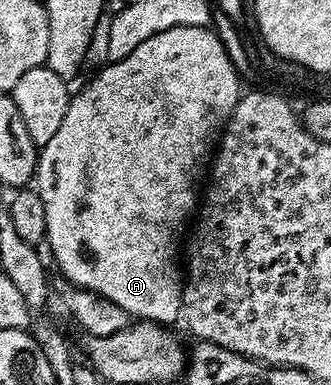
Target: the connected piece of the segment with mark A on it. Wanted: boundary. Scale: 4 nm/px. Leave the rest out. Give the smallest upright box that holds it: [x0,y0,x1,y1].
[35,26,243,325]

